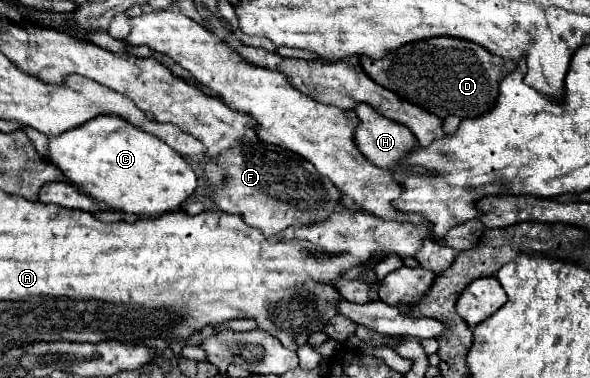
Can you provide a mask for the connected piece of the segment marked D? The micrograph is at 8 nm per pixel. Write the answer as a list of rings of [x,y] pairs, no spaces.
[[[429,38],[405,44],[381,60],[361,56],[361,66],[377,84],[439,118],[447,118],[451,114],[459,118],[477,118],[495,106],[499,82],[513,72],[517,64],[493,56],[483,46],[475,46],[467,40]]]

